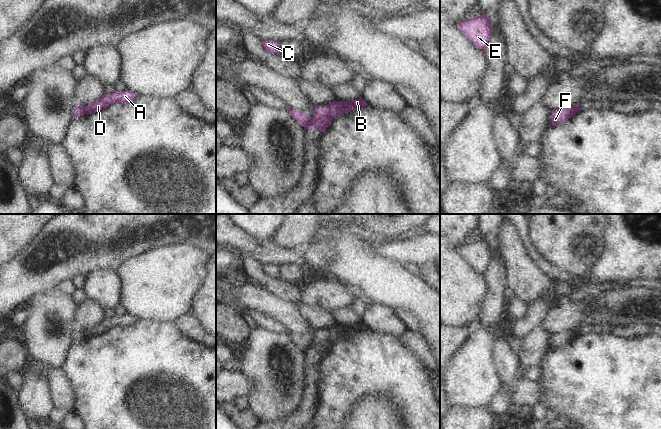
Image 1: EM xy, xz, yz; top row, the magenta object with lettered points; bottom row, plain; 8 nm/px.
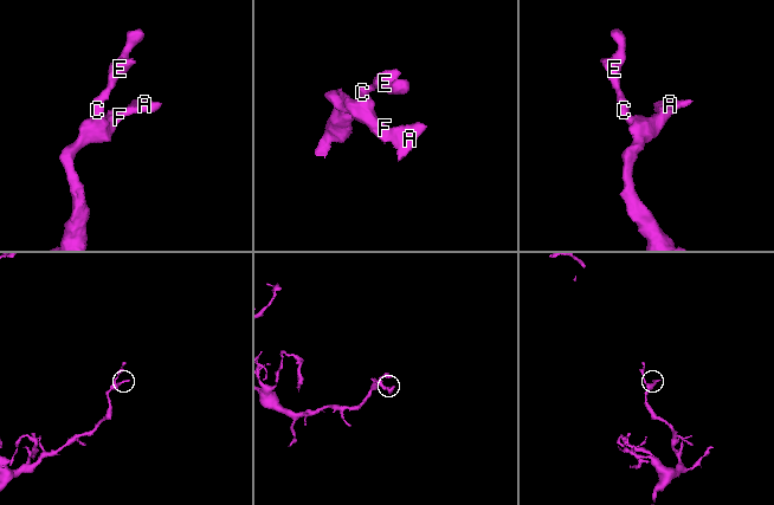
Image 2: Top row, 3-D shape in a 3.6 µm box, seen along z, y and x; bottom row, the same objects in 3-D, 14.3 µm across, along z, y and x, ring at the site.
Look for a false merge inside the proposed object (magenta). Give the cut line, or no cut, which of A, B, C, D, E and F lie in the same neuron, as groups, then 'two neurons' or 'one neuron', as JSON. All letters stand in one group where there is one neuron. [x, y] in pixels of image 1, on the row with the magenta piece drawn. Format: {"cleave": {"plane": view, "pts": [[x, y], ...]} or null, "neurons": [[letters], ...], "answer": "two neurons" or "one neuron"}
{"cleave": {"plane": "xy", "pts": [[82, 106], [86, 113]]}, "neurons": [["A", "B", "D"], ["C", "E", "F"]], "answer": "two neurons"}

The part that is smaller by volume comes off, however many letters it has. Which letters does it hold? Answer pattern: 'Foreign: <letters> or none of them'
Foreign: A, B, D

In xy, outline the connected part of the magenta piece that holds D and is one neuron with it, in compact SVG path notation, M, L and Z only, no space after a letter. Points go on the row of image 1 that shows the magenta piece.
M125 90L123 92L114 92L111 94L104 94L100 99L83 107L86 111L86 114L92 114L99 110L103 110L112 104L129 103L133 101L137 96L138 96L137 94L129 90Z

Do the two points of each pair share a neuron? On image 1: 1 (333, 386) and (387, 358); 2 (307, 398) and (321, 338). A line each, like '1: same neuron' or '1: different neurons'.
1: same neuron
2: same neuron

